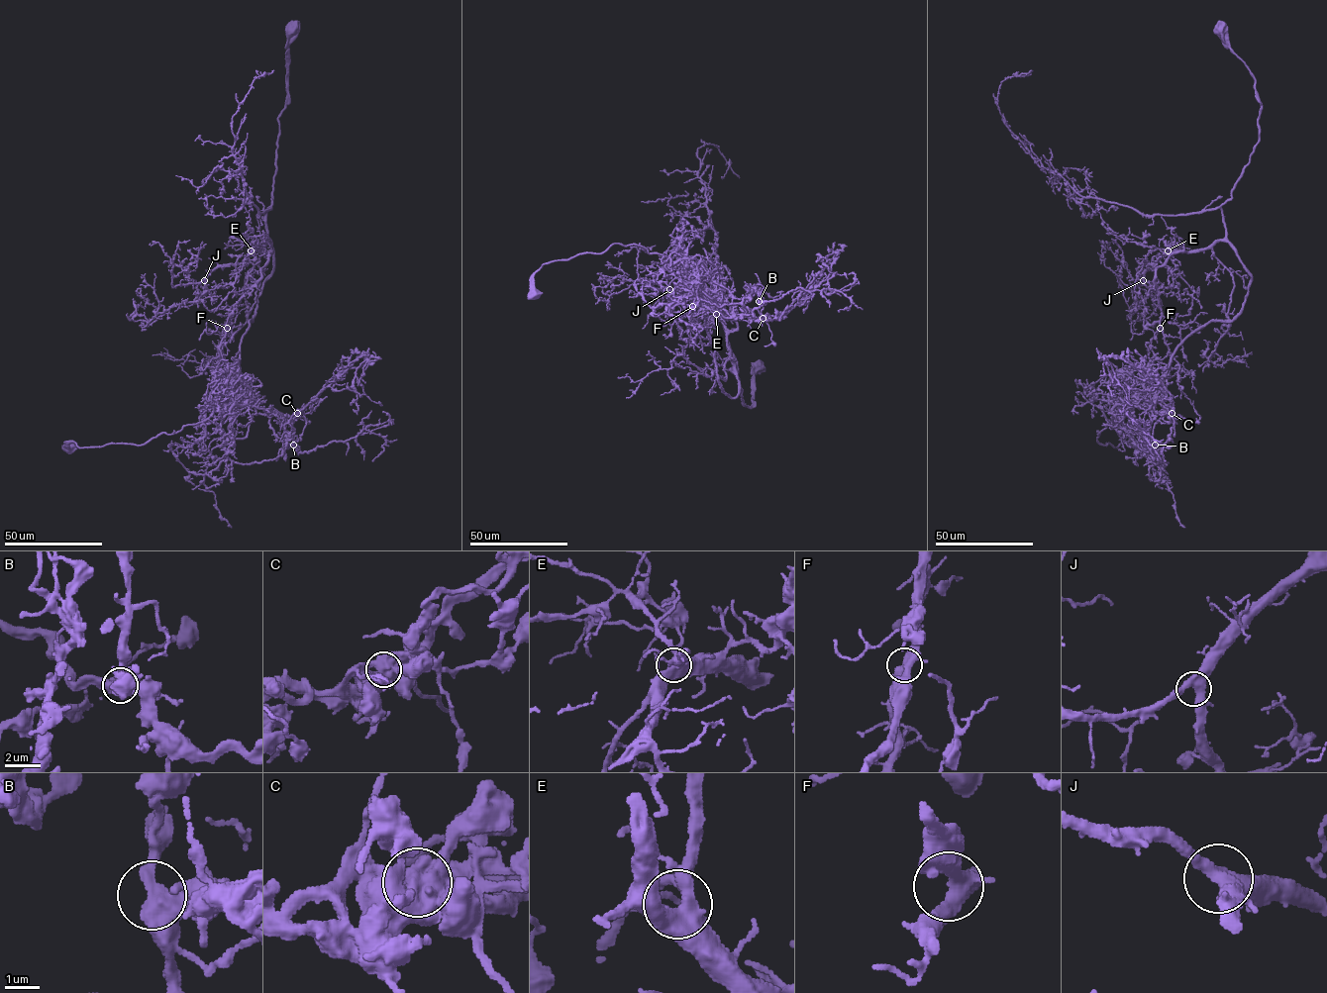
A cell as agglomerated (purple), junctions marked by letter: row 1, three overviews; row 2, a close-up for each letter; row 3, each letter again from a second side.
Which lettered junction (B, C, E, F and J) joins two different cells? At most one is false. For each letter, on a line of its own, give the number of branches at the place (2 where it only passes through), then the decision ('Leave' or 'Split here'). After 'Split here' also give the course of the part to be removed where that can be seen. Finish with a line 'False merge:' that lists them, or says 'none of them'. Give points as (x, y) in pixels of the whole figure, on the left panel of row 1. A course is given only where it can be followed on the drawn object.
B: Branches: 3. Leave
C: Branches: 4. Split here. Course of the part to remove: (297, 413), (235, 404), (212, 421), (140, 446), (69, 446)
E: Branches: 4. Leave
F: Branches: 4. Leave
J: Branches: 3. Leave
False merge: C

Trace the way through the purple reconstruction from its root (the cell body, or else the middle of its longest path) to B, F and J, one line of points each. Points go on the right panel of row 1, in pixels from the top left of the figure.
B: (1220, 31), (1261, 107), (1221, 206), (1251, 279), (1233, 319), (1174, 351), (1155, 396), (1173, 427), (1155, 445)
F: (1220, 31), (1255, 79), (1258, 143), (1221, 206), (1225, 237), (1194, 251), (1175, 251), (1157, 268), (1160, 328)
J: (1220, 31), (1255, 79), (1258, 143), (1221, 206), (1225, 237), (1197, 250), (1171, 250), (1148, 266), (1143, 280)

